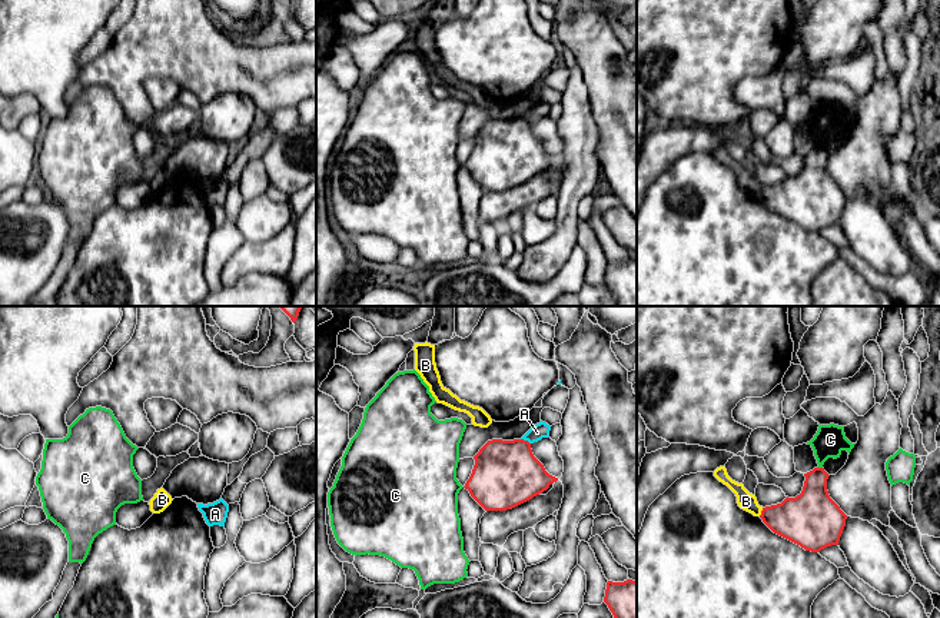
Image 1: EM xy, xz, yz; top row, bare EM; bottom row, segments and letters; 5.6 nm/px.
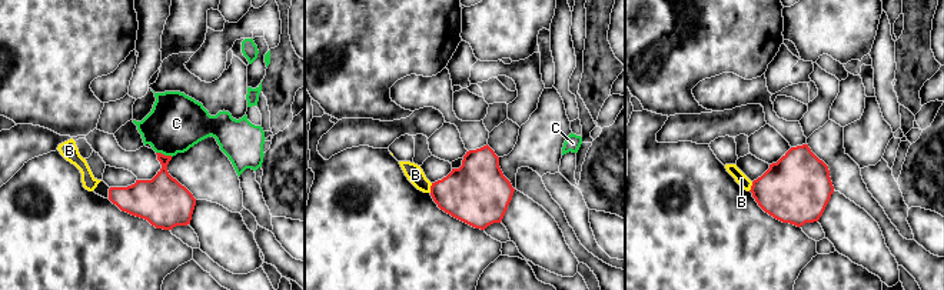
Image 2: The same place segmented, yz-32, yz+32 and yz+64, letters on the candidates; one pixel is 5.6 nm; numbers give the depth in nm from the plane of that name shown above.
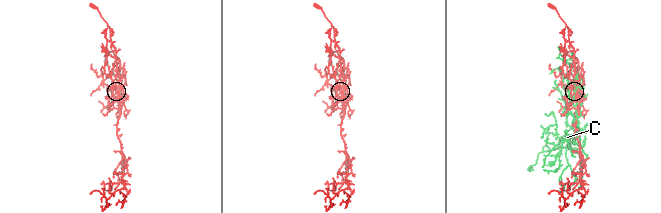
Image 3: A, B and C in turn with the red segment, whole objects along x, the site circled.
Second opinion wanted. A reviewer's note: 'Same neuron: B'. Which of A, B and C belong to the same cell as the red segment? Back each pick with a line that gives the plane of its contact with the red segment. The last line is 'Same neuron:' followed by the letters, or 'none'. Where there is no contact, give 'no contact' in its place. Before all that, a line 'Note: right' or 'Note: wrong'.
Note: wrong
Same neuron: none

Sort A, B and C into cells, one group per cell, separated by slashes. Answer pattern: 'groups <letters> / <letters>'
groups A B / C

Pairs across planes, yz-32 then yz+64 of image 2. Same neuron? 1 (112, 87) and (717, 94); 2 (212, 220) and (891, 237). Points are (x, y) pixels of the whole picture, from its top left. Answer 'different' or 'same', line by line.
1: same
2: different

